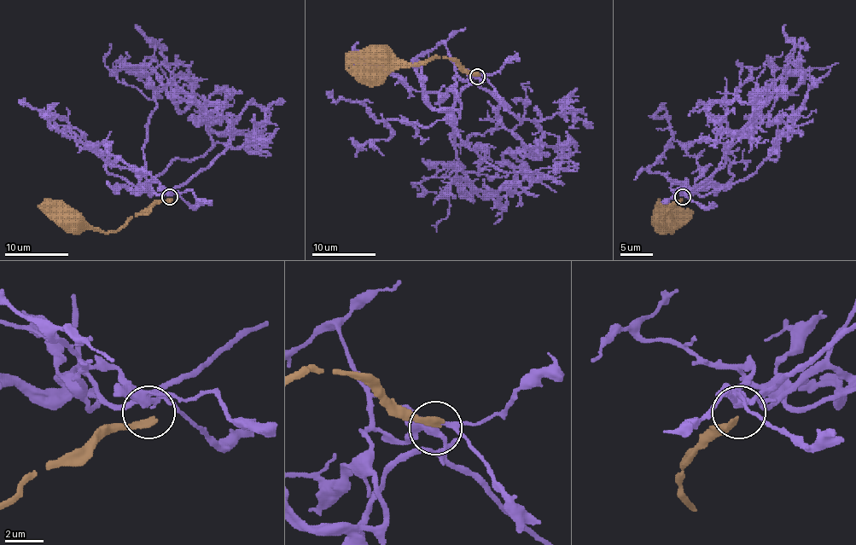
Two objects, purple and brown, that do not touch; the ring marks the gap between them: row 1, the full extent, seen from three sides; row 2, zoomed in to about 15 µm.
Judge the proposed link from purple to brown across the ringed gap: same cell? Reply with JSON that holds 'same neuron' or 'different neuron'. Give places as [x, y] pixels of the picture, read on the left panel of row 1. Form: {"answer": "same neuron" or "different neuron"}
{"answer": "same neuron"}

